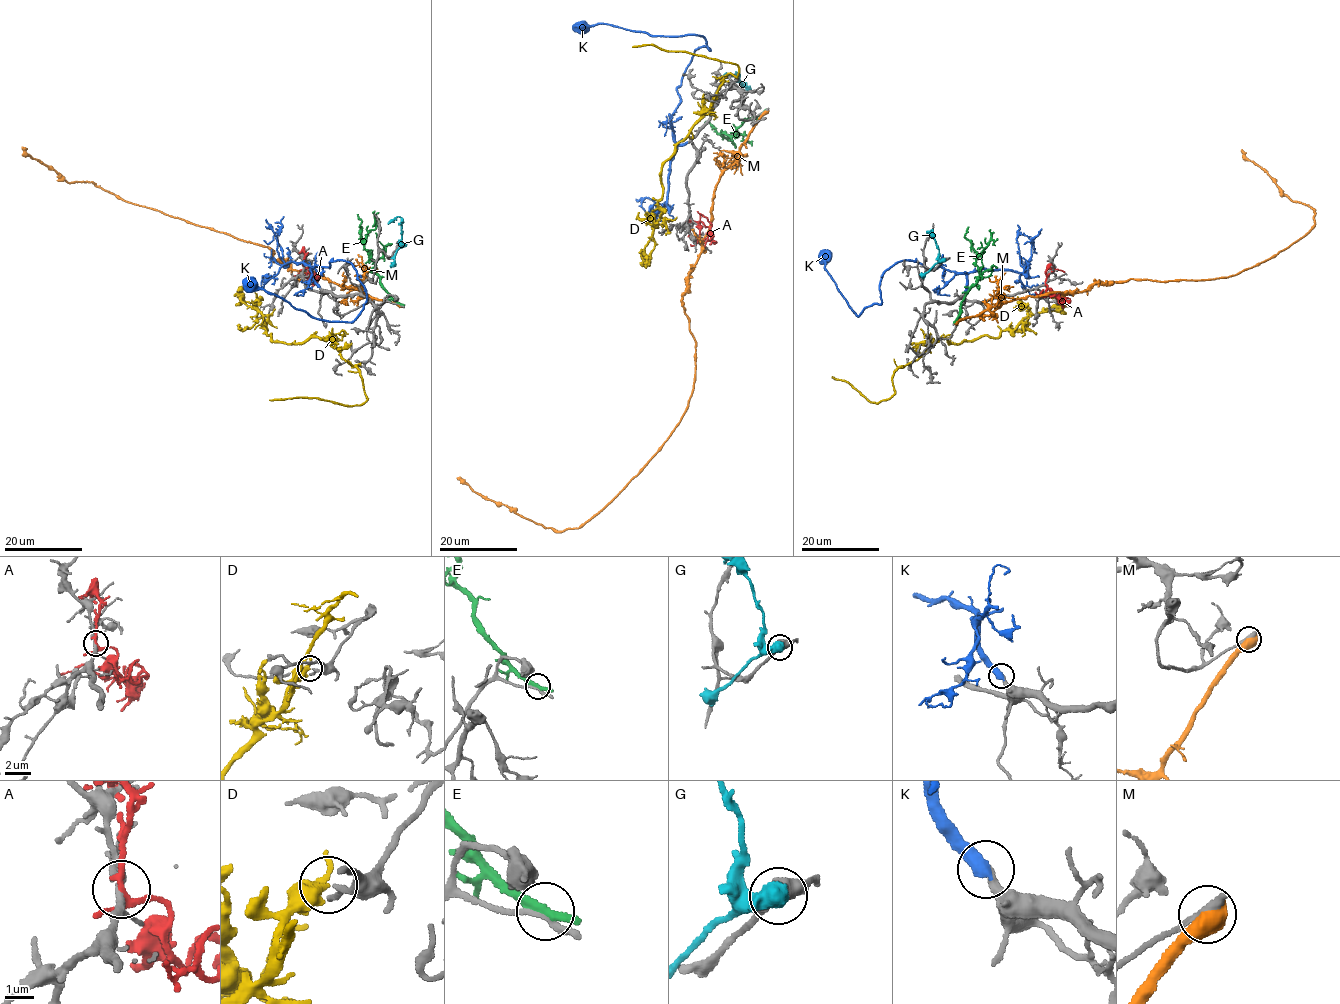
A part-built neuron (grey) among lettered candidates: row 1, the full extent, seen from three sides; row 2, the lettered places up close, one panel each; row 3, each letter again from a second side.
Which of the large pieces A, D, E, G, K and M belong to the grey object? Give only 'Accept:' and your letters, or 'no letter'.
Accept: K

